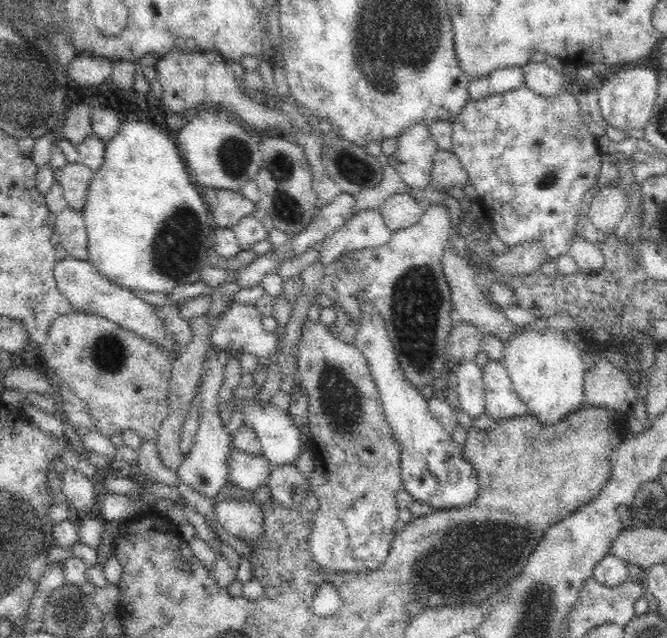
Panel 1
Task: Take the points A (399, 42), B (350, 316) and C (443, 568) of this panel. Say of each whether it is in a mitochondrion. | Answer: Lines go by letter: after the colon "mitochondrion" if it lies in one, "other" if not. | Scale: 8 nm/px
A: mitochondrion
B: other
C: mitochondrion

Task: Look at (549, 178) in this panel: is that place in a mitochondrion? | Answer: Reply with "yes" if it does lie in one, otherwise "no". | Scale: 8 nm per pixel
yes

